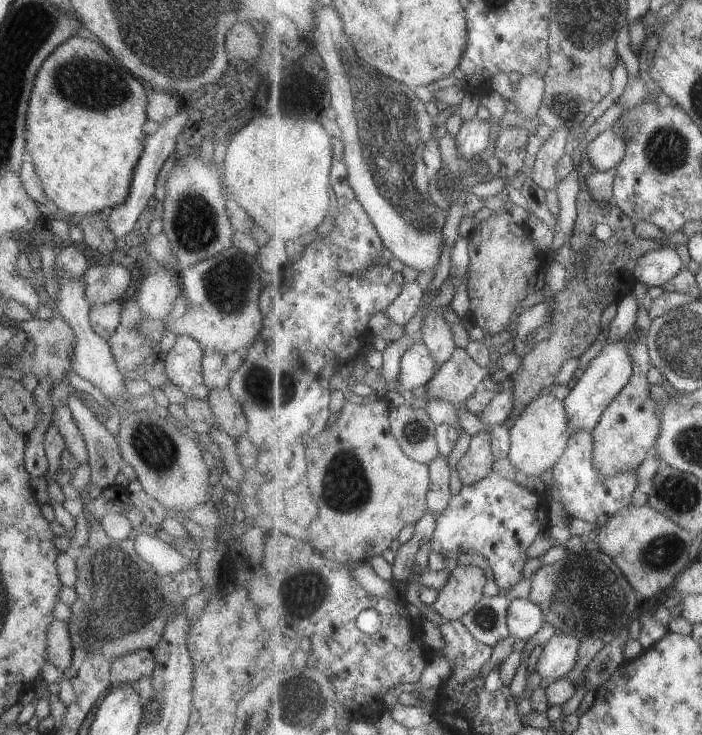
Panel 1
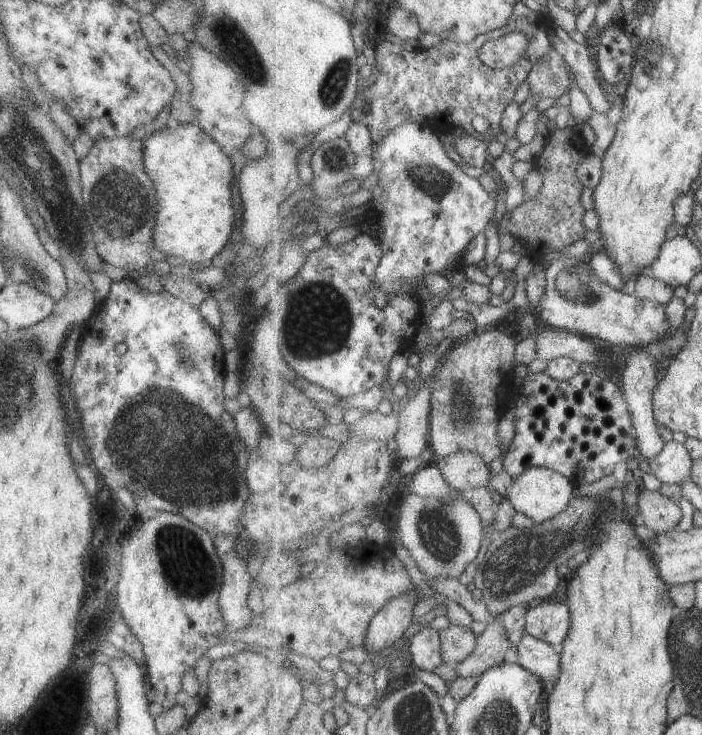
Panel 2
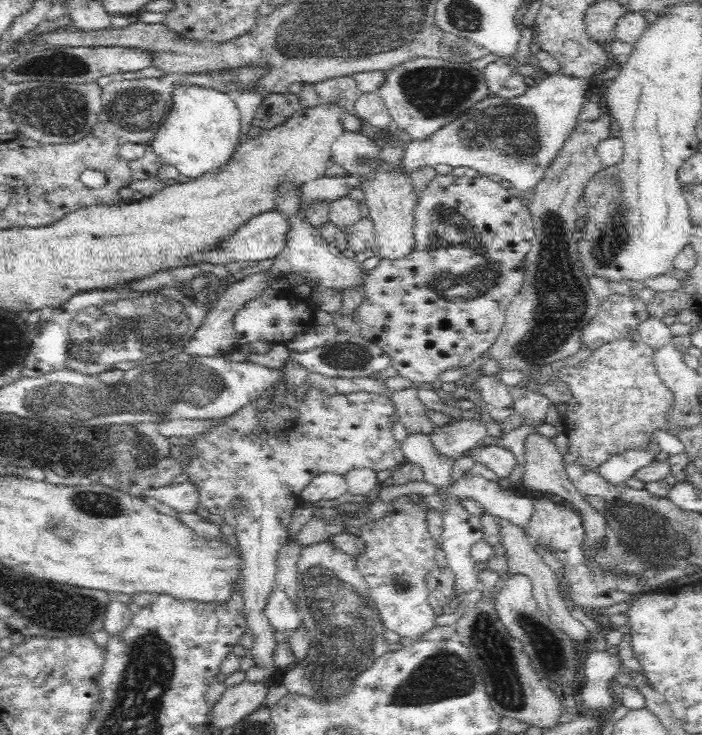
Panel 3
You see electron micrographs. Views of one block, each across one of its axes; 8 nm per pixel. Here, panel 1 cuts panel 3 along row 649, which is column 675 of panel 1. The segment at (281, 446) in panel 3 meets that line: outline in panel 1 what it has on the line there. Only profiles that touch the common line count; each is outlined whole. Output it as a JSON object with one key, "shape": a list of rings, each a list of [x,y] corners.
{"shape":[[[658,247],[641,255],[635,268],[635,278],[646,287],[663,287],[679,274],[683,266],[681,256],[673,247]]]}

